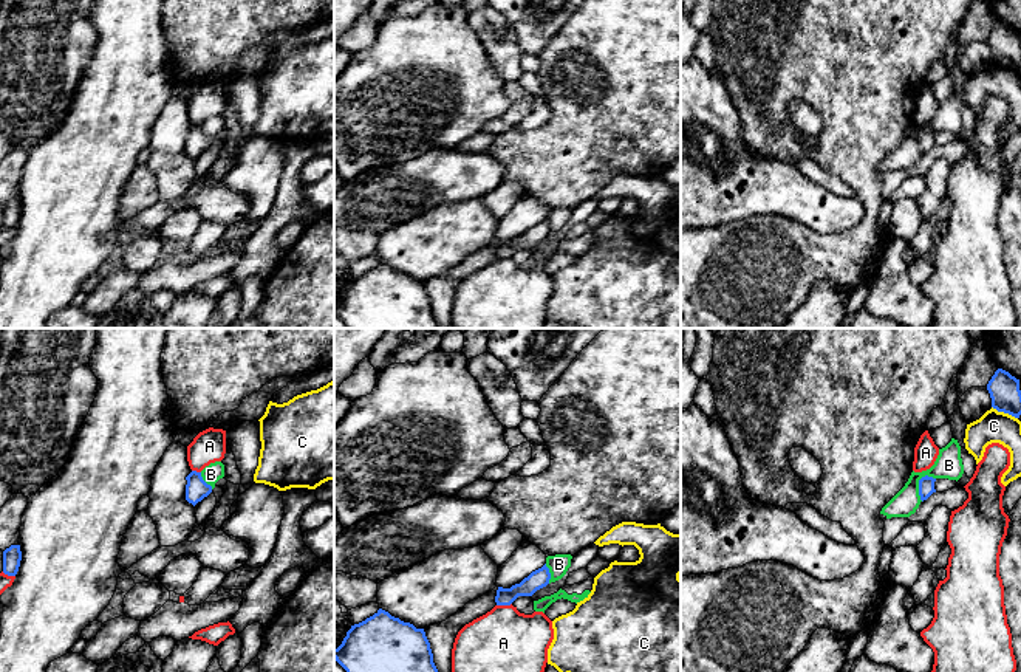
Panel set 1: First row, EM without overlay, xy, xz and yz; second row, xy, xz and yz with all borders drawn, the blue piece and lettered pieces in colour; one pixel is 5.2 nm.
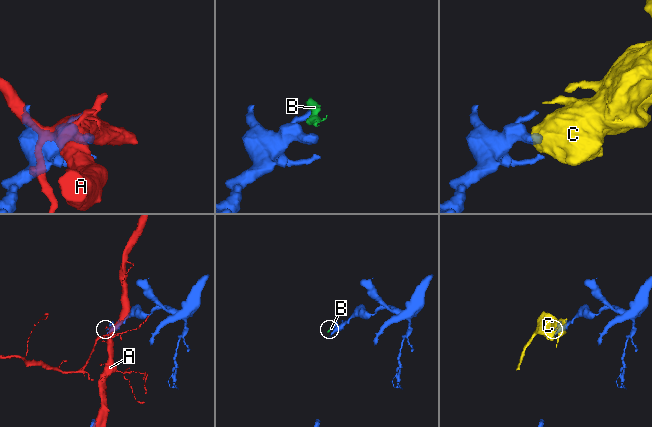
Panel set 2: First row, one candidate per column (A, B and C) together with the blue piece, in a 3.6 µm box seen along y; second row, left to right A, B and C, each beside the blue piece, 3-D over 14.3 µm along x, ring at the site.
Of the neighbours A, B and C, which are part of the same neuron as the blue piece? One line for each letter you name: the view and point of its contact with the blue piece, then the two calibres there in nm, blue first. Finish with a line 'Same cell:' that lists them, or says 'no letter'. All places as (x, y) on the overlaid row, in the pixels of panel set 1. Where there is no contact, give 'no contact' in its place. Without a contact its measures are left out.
Same cell: no letter

